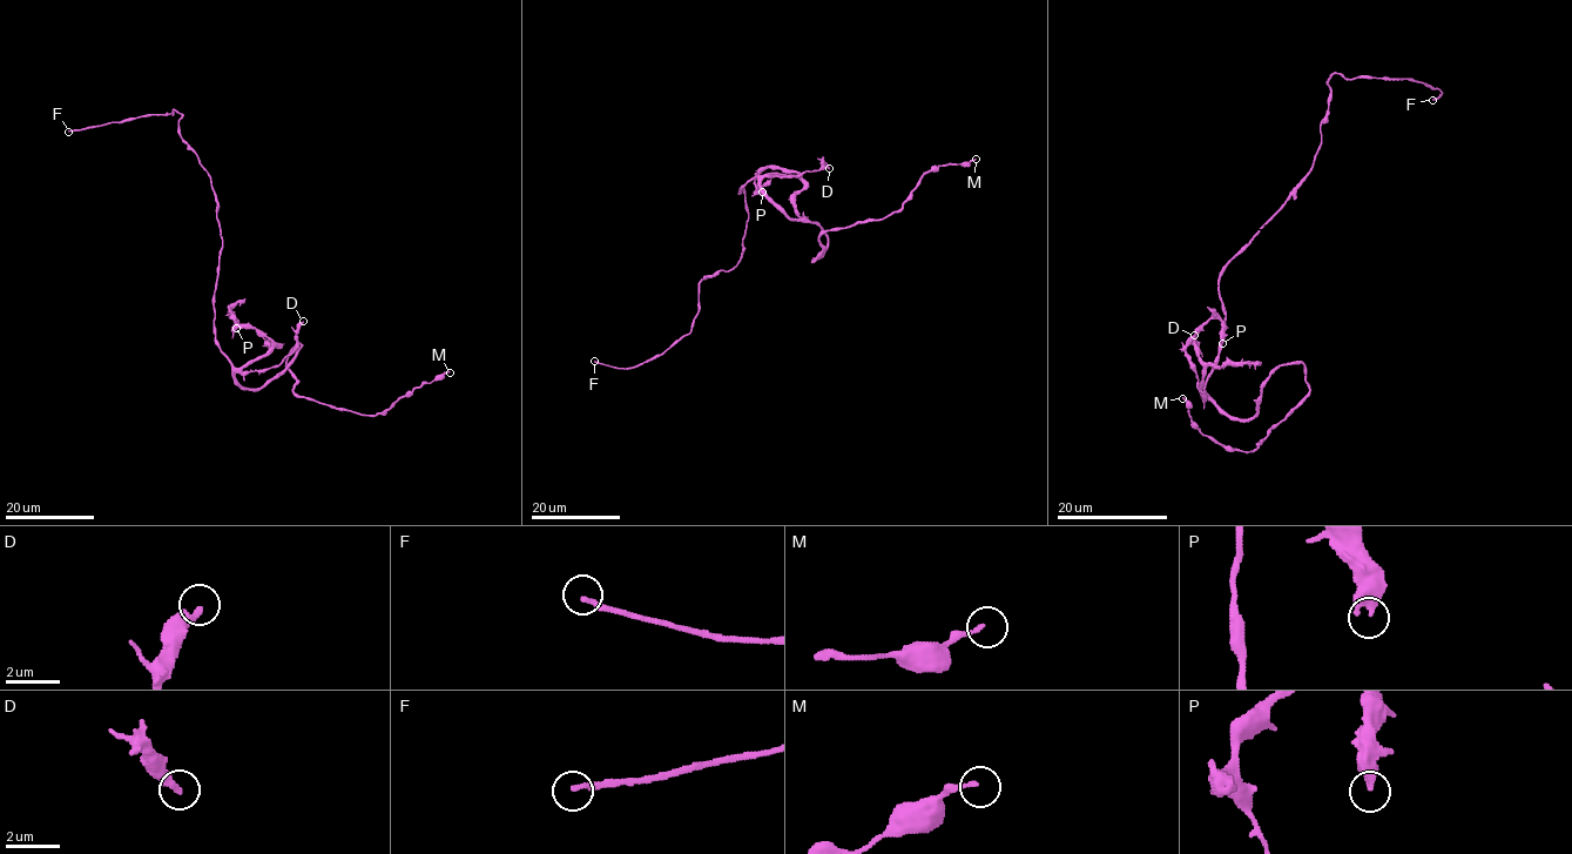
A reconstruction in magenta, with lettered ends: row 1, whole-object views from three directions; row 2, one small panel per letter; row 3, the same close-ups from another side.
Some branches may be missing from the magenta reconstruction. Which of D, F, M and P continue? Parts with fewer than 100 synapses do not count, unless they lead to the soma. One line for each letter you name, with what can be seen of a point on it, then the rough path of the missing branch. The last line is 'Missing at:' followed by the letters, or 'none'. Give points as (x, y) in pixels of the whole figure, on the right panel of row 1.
F: at (1432, 100); missing branch runs (1432, 100), (1330, 140), (1223, 249), (1187, 345), (1235, 412), (1236, 446), (1227, 459), (1200, 461)
Missing at: F

